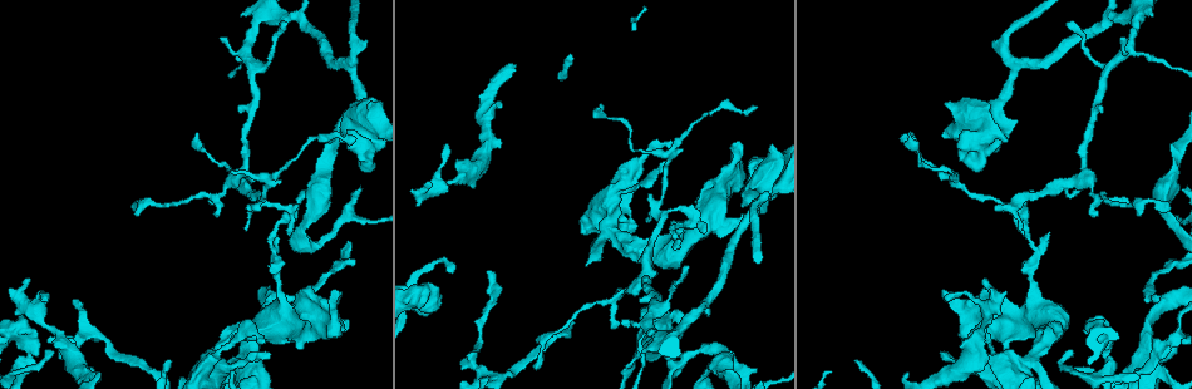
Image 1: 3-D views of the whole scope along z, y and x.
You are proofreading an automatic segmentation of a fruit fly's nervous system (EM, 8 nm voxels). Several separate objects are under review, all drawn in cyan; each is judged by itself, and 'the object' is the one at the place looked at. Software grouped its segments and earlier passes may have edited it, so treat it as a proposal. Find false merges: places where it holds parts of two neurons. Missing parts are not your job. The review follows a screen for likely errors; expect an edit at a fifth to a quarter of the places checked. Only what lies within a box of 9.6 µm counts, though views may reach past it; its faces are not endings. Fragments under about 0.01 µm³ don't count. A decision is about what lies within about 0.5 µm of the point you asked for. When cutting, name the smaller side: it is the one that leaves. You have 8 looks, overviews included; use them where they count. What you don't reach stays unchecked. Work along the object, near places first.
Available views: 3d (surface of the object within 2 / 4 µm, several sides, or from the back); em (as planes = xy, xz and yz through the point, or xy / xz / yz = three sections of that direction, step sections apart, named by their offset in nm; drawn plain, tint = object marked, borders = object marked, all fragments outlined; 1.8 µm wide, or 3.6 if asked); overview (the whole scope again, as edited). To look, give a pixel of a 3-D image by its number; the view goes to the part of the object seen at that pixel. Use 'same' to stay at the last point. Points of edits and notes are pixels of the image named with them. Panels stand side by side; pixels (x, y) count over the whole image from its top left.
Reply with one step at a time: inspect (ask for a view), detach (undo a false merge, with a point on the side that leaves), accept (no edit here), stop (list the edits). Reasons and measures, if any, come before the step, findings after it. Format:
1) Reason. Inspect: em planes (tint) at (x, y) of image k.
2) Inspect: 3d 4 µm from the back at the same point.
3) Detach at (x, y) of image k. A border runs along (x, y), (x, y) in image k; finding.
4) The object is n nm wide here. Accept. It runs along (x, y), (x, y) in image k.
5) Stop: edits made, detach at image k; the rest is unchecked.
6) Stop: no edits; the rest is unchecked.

Sudden change in width. Inspect: 3d 4 µm at (1020, 368) of image 1.

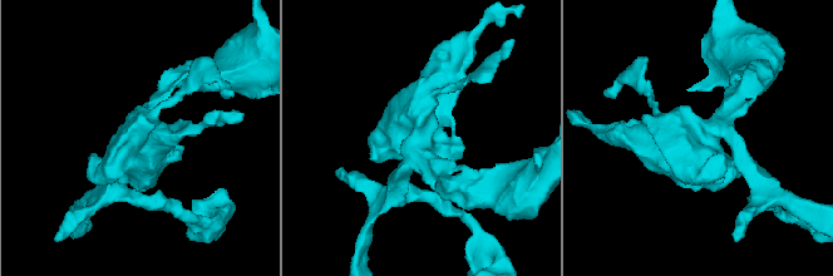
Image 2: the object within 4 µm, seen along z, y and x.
Inspect: em 3.6 µm yz step 4 (tint) at (701, 138) of image 2.

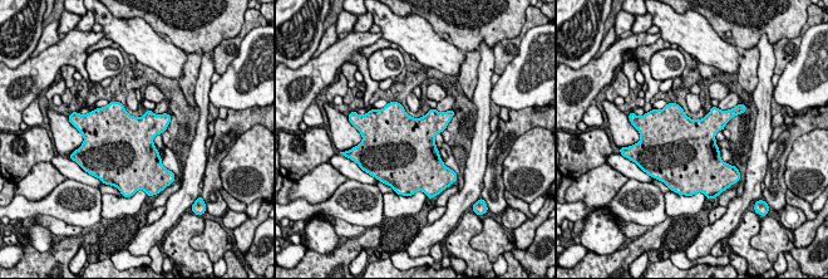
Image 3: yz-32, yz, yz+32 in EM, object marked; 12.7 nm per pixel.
Inspect: em 3.6 µm planes (tint) at the same point.

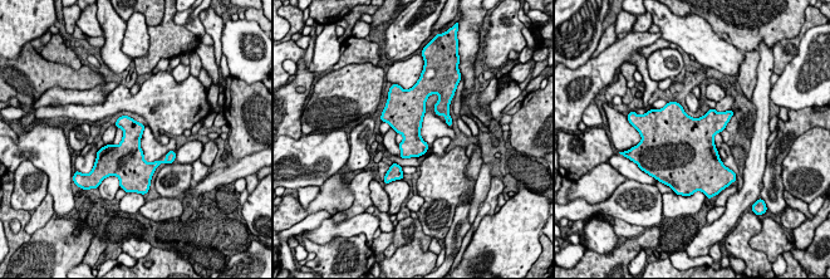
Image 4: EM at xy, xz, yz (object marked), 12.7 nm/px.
The object is 300 nm wide here. Accept. All the same neuron.

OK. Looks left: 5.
Thick turns thin. Inspect: em 3.6 µm planes (tint) at (971, 144) of image 1.

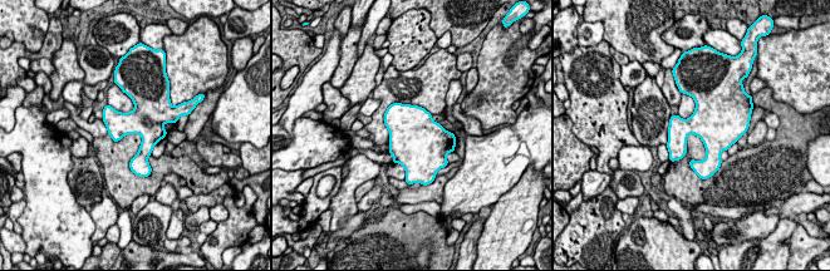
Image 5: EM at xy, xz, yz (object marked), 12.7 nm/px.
The object is 320 nm wide here. Accept. Continuous, no second neuron.

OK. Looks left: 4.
Three-way junction. Inspect: 3d 2 µm at (30, 358) of image 1.

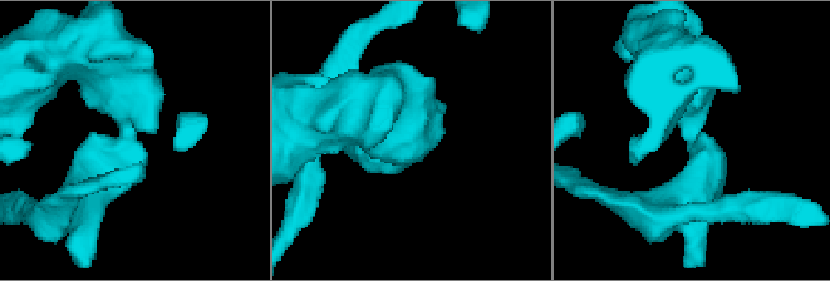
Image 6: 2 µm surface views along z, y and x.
3 arms meet here; the arms are 190, 260, 360 nm wide. Inspect: em xy step 16 (tint) at (697, 144) of image 6.

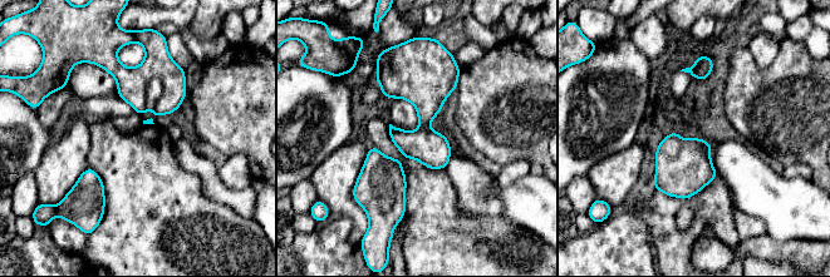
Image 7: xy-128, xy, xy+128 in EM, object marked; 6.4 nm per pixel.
Inspect: em planes (tint) at the same point.

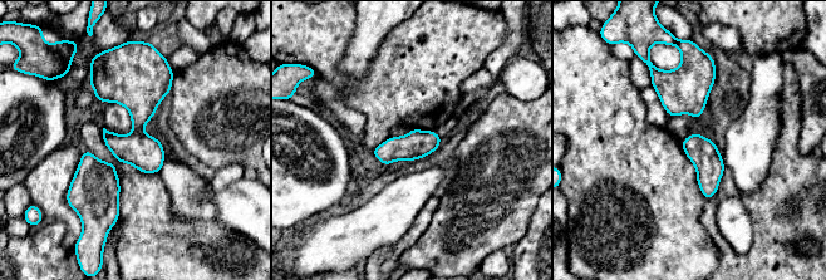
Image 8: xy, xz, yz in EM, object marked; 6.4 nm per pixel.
The object is 180 nm wide here. Detach at (144, 152) of image 8. A border runs along (133, 131), (141, 133) in image 8; a second neuron is stuck on.

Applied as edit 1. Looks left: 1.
Stop: edits made, detach at image 8; the rest is unchecked.

